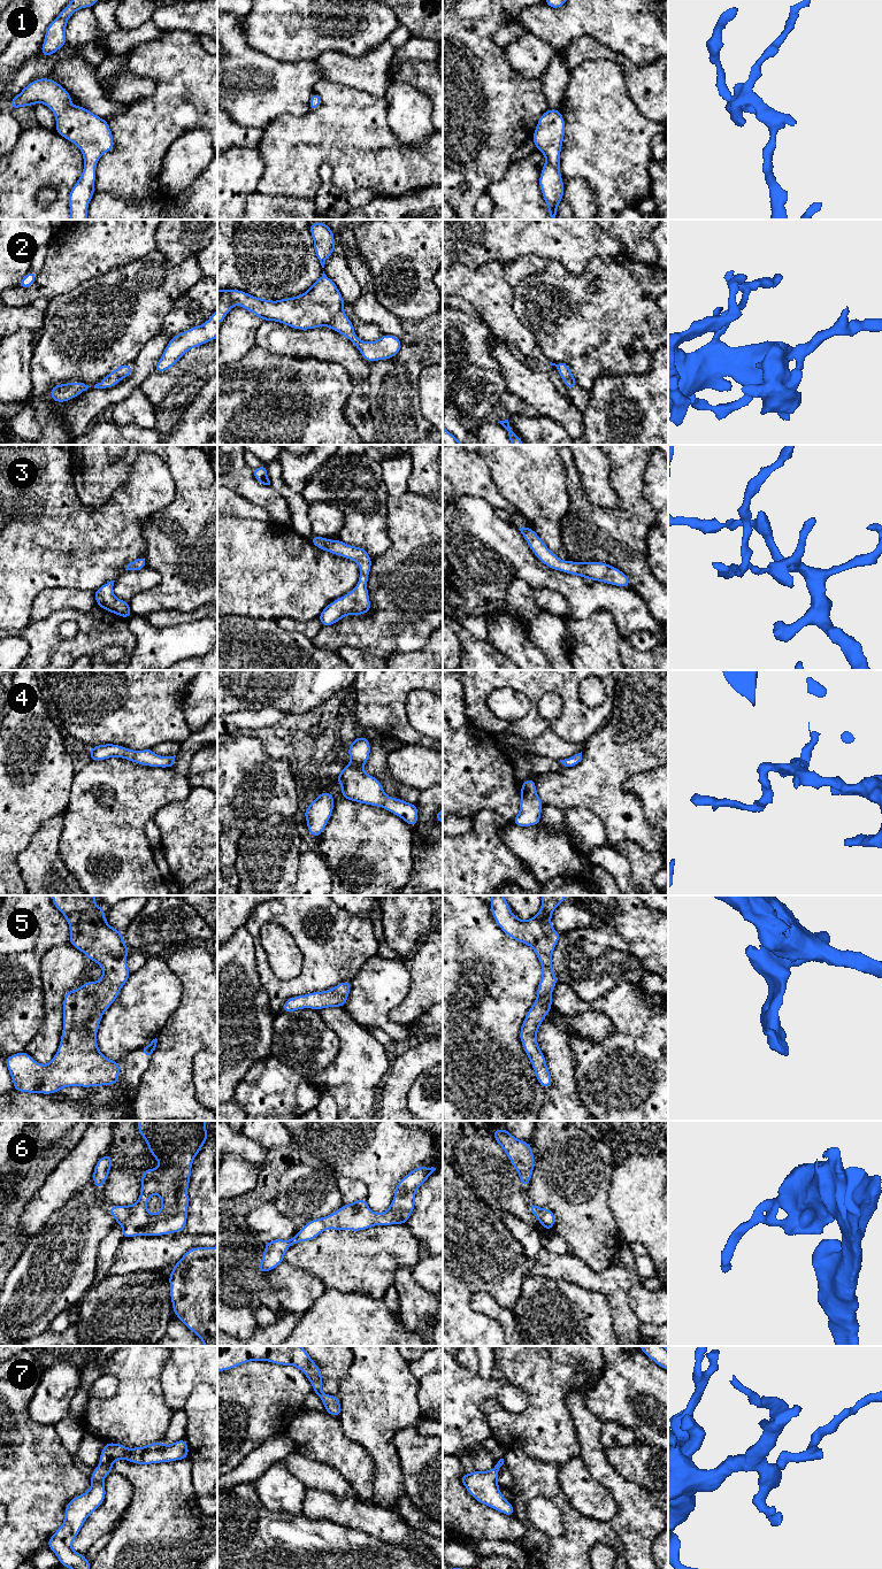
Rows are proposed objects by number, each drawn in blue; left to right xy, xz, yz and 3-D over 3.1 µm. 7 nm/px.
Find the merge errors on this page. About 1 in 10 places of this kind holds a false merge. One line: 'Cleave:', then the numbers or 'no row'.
Cleave: no row

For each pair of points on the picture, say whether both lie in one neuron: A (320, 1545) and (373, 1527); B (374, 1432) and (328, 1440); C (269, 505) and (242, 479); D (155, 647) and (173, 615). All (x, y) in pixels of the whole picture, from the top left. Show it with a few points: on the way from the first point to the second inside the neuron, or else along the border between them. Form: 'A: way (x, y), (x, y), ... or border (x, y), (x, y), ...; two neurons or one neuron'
A: border (335, 1522), (357, 1528), (385, 1541); two neurons
B: border (337, 1417), (343, 1433), (358, 1443), (367, 1453); two neurons
C: way (262, 498), (248, 486); one neuron
D: border (144, 616), (158, 628), (193, 620); two neurons

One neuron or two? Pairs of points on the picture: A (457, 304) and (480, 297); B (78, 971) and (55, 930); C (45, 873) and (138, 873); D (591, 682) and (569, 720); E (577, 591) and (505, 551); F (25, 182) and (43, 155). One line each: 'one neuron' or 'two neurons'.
A: two neurons
B: two neurons
C: two neurons
D: two neurons
E: one neuron
F: one neuron

